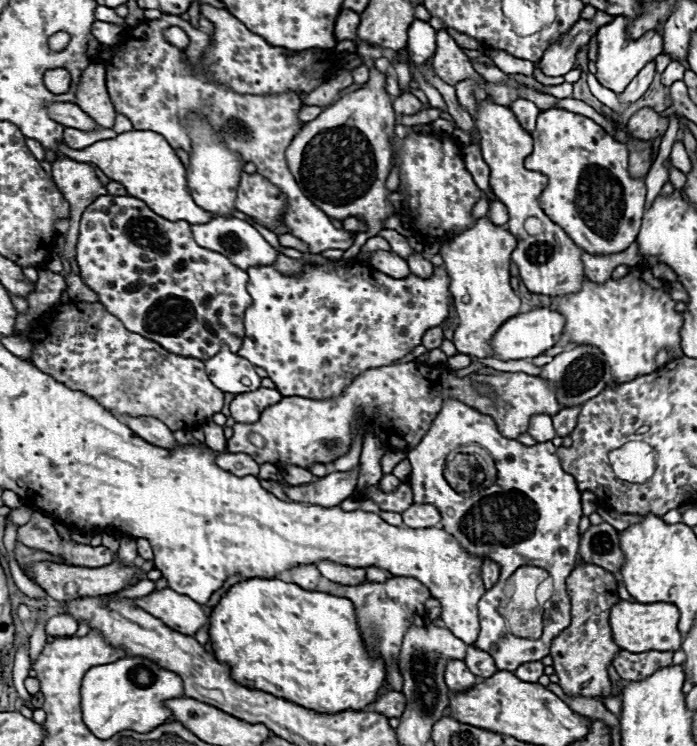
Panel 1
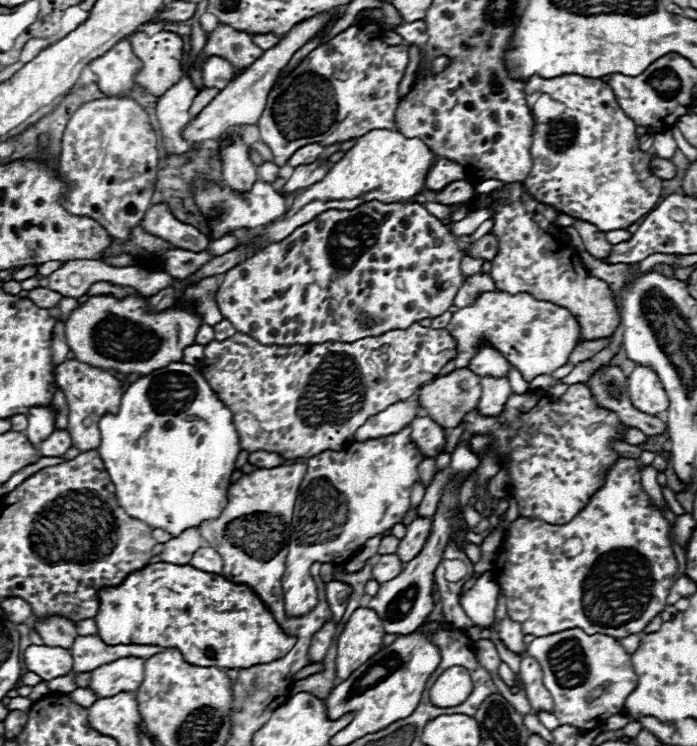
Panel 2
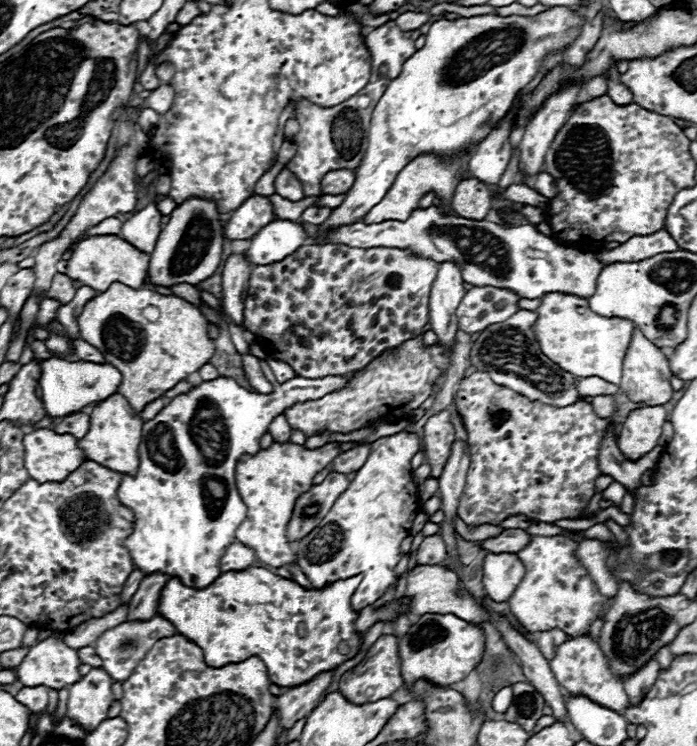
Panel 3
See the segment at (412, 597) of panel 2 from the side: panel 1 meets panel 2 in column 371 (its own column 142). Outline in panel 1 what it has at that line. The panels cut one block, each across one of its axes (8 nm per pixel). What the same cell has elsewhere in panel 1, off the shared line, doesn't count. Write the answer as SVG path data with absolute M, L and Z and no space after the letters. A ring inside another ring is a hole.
M170 588L152 592L146 598L136 600L136 604L140 604L140 608L144 608L148 614L162 620L168 628L186 636L194 636L208 622L208 614L204 612L202 604L196 604L192 598Z

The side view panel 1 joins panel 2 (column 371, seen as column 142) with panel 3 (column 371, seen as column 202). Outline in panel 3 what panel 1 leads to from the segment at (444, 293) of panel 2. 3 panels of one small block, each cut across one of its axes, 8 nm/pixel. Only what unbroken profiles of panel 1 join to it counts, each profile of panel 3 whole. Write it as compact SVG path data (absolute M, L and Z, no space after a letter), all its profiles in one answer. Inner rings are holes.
M306 244L282 262L256 266L244 300L244 324L258 336L256 344L268 358L292 366L298 376L342 376L364 368L378 354L416 338L428 324L428 296L436 278L436 262L416 258L398 248L350 248L346 244Z

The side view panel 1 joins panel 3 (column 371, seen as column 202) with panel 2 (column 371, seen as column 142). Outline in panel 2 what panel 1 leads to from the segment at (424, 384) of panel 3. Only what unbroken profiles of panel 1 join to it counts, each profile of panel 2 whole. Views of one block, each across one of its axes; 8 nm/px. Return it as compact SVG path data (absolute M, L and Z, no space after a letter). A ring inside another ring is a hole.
M412 324L410 328L406 330L392 330L392 332L386 332L384 336L370 336L370 338L364 338L364 340L356 340L356 342L324 342L324 344L308 344L308 346L264 346L264 344L258 344L254 338L242 334L242 332L236 332L232 338L228 340L222 340L222 342L210 342L206 348L204 348L204 360L200 362L202 368L198 368L204 378L208 380L208 384L212 386L212 390L218 394L218 398L232 410L234 414L234 426L240 434L240 446L242 450L248 450L248 452L256 452L256 448L260 450L266 450L266 452L276 452L280 456L284 456L286 460L296 460L296 458L310 458L310 456L316 456L324 450L340 450L344 448L346 444L352 442L354 434L356 434L356 428L360 428L360 424L364 424L368 420L368 416L374 416L378 412L382 412L386 406L394 404L394 402L400 402L400 400L408 400L410 396L414 396L418 392L418 388L422 384L426 384L428 380L432 380L434 376L440 374L440 370L458 356L458 344L456 340L448 334L448 330L434 330L434 328L424 328L420 324ZM380 352L382 356L378 360L372 360L372 356Z

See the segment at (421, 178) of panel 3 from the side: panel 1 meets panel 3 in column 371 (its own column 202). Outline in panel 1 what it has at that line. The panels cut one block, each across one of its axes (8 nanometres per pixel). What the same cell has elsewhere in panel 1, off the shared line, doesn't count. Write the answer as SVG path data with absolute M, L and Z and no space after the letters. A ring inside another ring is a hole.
M132 130L126 134L118 134L116 138L110 140L100 140L82 150L68 148L66 144L60 144L60 150L72 160L98 166L110 180L124 184L128 196L146 202L146 206L152 212L170 222L186 220L188 224L204 224L212 218L208 216L208 212L204 212L194 204L186 184L186 168L182 166L170 144L156 132Z

